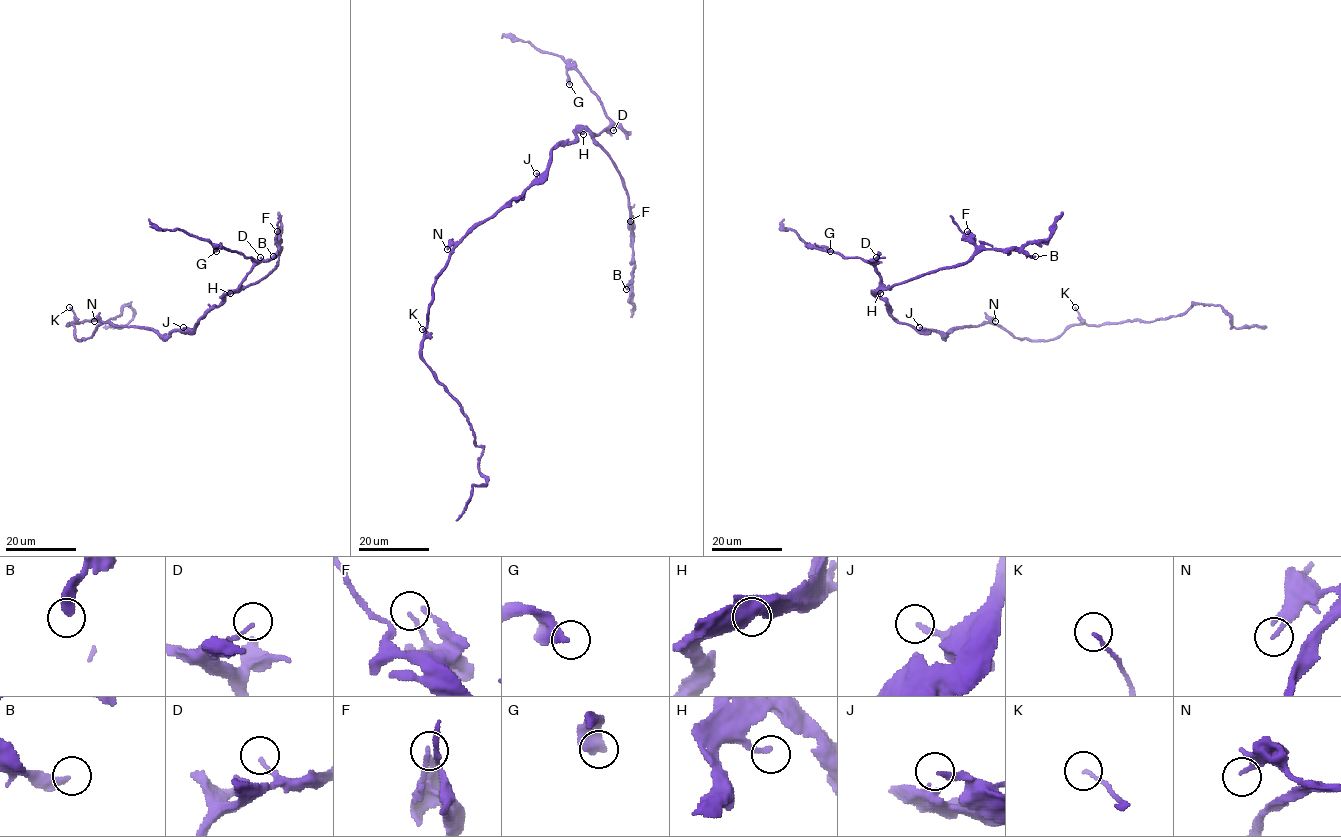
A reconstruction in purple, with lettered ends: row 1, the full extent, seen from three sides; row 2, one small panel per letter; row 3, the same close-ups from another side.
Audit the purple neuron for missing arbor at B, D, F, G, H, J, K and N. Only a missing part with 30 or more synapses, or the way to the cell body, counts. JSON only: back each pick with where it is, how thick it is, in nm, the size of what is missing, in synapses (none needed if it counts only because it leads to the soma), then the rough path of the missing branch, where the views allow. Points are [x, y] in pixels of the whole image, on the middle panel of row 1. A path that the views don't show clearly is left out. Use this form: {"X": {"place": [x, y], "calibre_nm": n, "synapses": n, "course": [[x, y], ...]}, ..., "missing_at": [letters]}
{"missing_at": []}

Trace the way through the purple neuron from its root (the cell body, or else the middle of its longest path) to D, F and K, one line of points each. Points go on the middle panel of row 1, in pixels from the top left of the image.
D: (487, 220), (540, 178), (550, 152), (558, 145), (571, 143), (583, 128), (600, 134), (615, 125), (613, 130)
F: (487, 220), (540, 178), (553, 149), (571, 143), (585, 128), (620, 176), (630, 221)
K: (487, 220), (480, 222), (450, 254), (432, 288), (432, 302), (424, 331), (427, 335), (422, 329)

